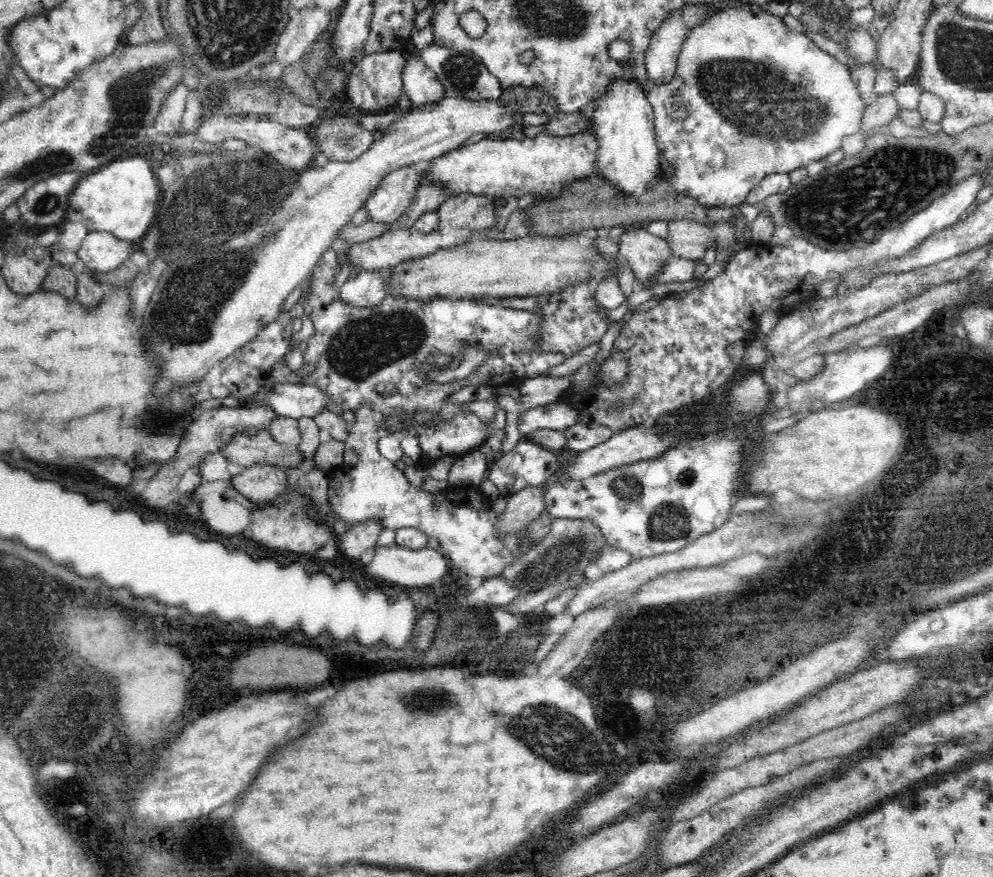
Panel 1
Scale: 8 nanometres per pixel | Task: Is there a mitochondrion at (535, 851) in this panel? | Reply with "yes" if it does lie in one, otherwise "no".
no

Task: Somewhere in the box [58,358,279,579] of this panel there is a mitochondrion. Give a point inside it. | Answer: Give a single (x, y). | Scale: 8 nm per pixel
(154, 421)

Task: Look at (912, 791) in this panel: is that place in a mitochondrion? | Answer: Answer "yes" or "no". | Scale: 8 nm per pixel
no

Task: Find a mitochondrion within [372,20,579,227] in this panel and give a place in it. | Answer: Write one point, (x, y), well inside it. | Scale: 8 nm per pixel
(461, 71)

